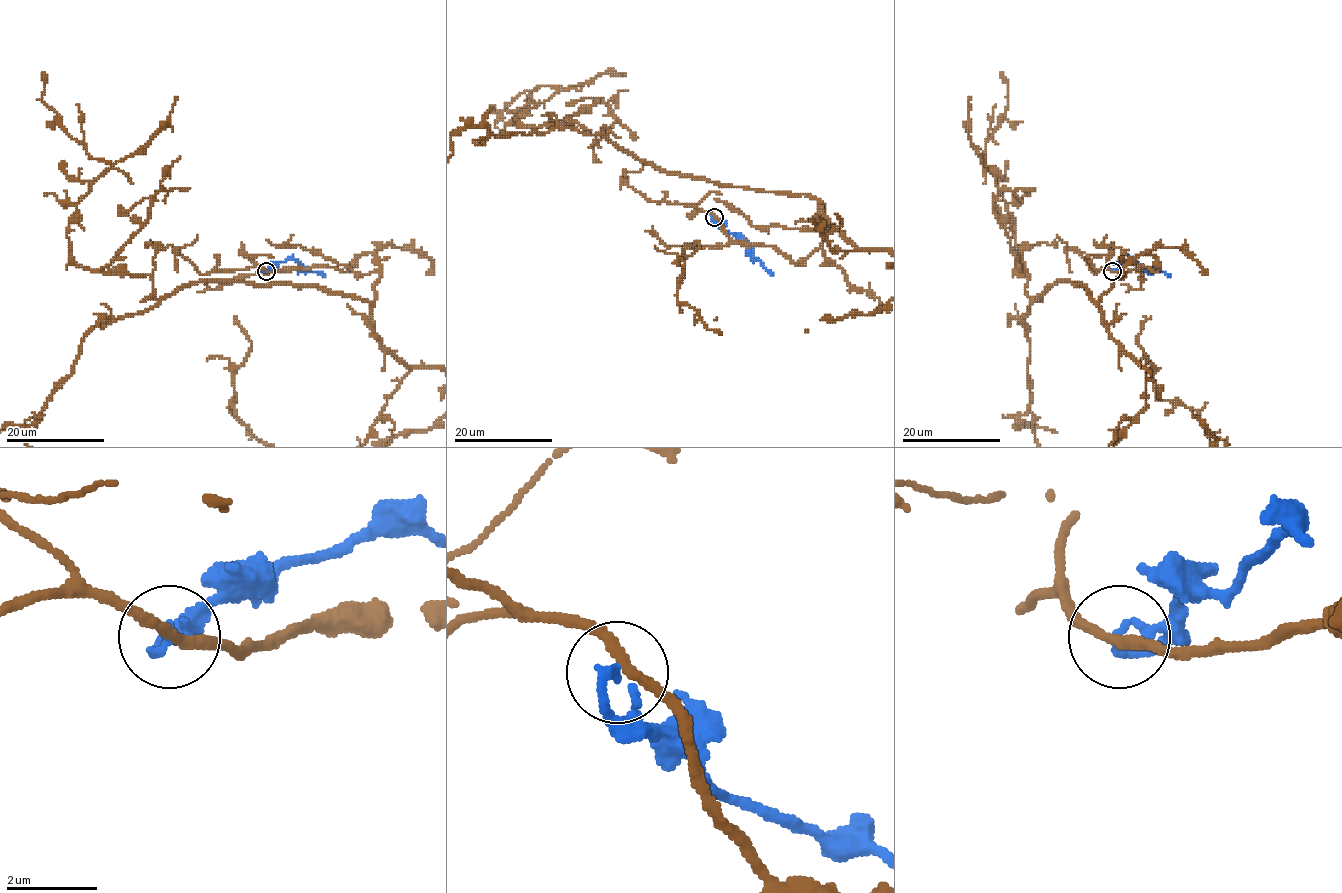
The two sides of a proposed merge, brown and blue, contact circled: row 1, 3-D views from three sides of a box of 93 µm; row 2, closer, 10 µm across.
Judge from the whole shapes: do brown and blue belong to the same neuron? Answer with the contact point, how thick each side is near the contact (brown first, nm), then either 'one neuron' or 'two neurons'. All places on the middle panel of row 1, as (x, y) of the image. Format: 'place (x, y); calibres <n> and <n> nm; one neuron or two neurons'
place (714, 217); calibres 220 and 190 nm; two neurons

